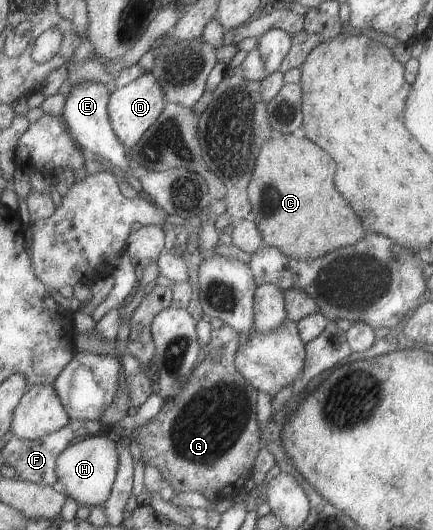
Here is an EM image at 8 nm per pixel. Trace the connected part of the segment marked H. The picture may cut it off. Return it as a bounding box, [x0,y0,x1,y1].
[57,435,121,506]

